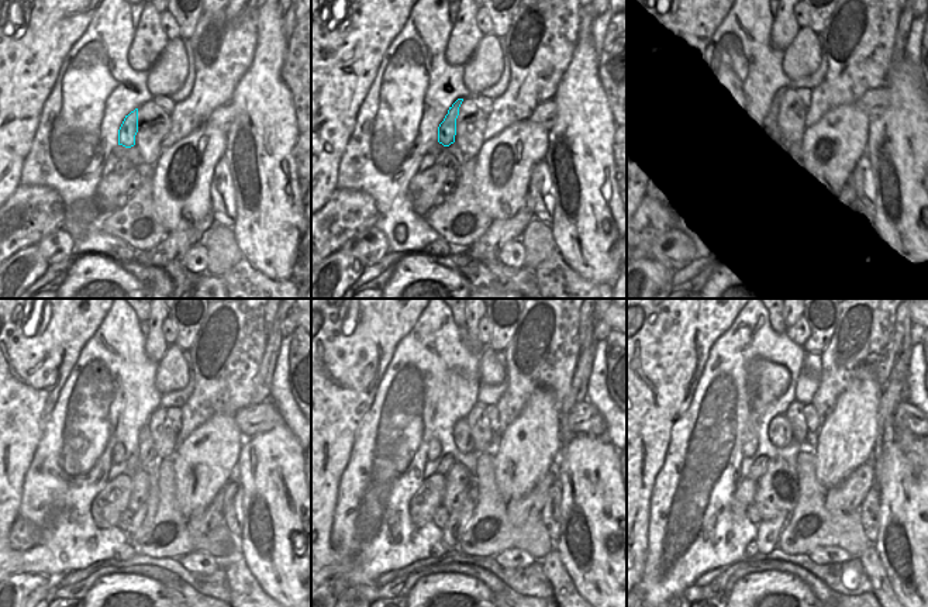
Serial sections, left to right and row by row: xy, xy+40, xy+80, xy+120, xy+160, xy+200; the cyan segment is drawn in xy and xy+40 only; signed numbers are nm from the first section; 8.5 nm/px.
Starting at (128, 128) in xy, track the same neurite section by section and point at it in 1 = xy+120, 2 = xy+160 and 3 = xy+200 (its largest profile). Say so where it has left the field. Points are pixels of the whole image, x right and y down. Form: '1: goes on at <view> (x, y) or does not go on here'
1: goes on at xy+120 (133, 462)
2: goes on at xy+160 (447, 462)
3: goes on at xy+200 (758, 468)

